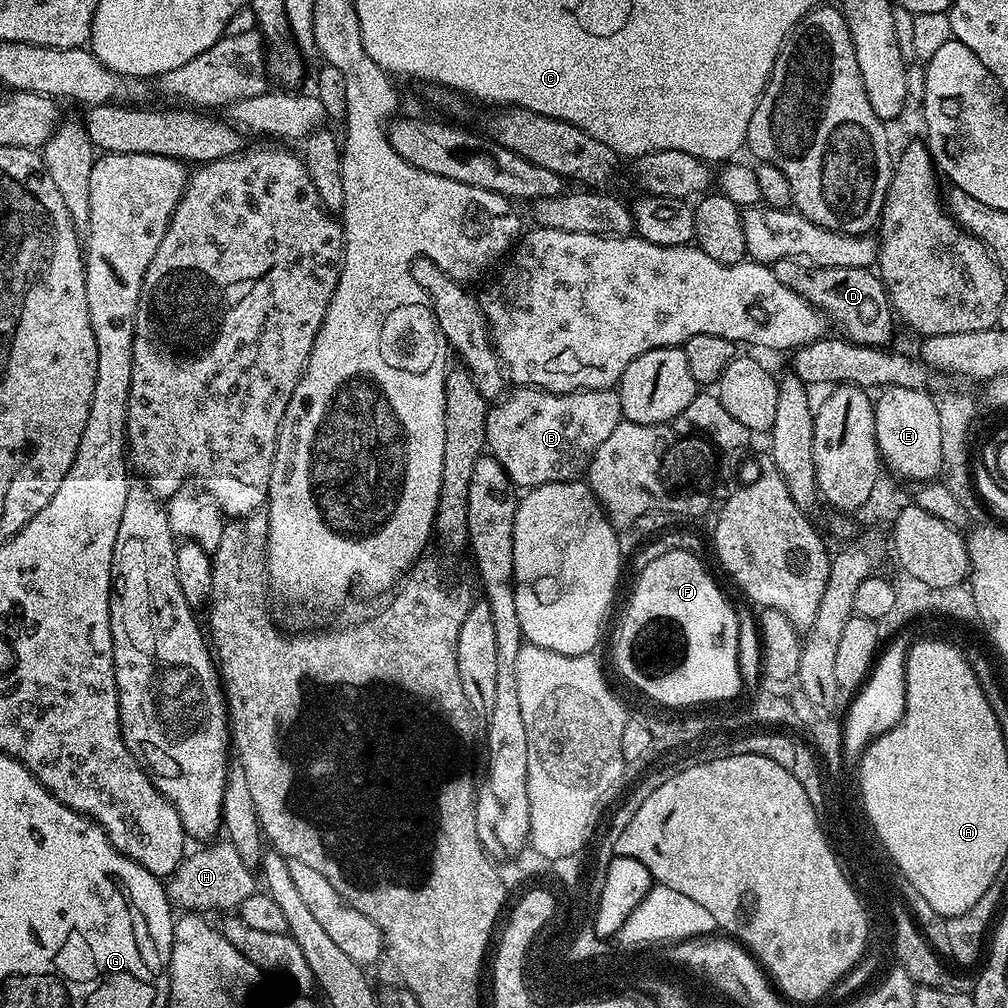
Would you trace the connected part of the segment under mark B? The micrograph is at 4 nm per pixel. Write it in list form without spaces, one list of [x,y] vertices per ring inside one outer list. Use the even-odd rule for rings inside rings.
[[[516,386],[489,407],[484,443],[487,451],[499,462],[502,470],[506,470],[517,489],[527,490],[543,484],[577,479],[587,469],[598,446],[602,446],[602,442],[610,438],[614,426],[618,426],[623,420],[620,393],[612,388],[543,392],[540,388]]]

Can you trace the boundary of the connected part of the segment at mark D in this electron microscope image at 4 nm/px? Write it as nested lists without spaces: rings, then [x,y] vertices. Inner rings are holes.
[[[780,260],[777,264],[771,265],[771,270],[774,278],[778,278],[778,282],[782,282],[790,290],[794,290],[802,298],[806,298],[814,307],[819,308],[831,323],[833,320],[837,330],[840,331],[837,333],[849,343],[871,348],[891,345],[894,313],[888,302],[888,293],[884,282],[872,268],[809,268],[802,266],[799,260]]]

